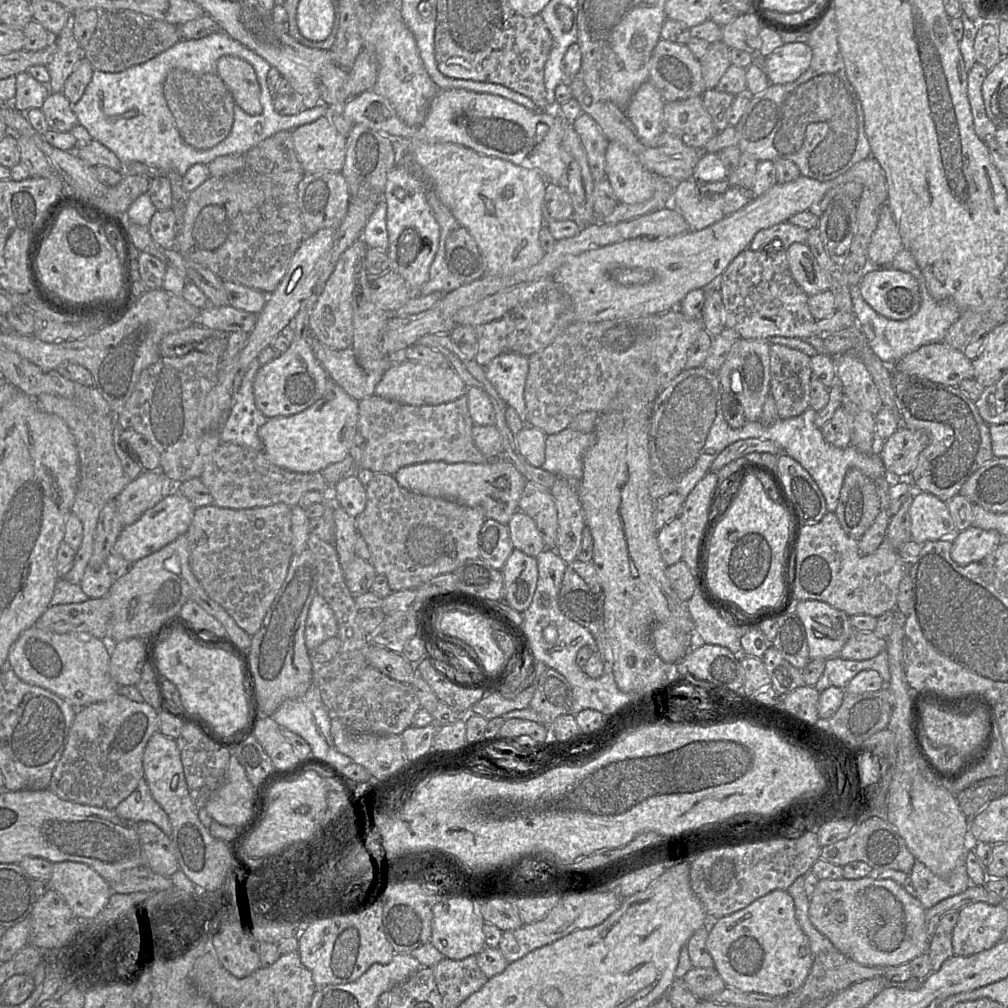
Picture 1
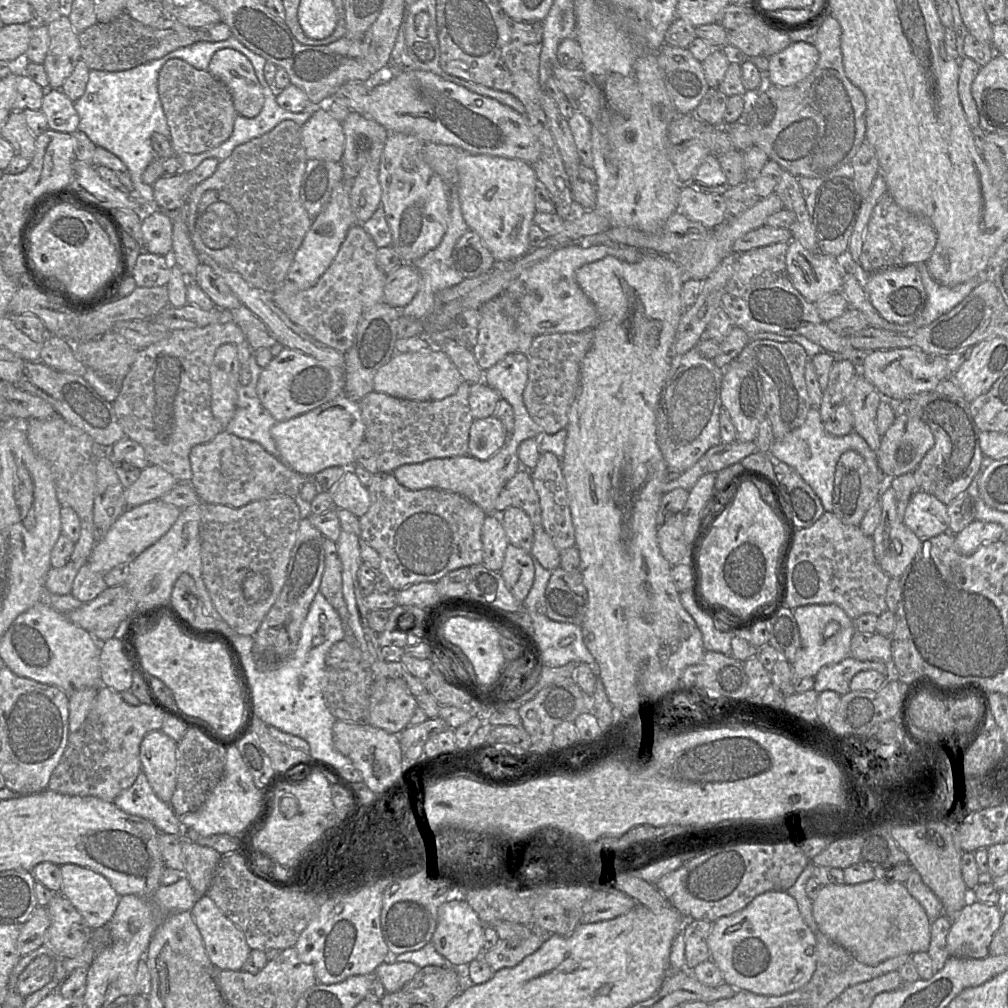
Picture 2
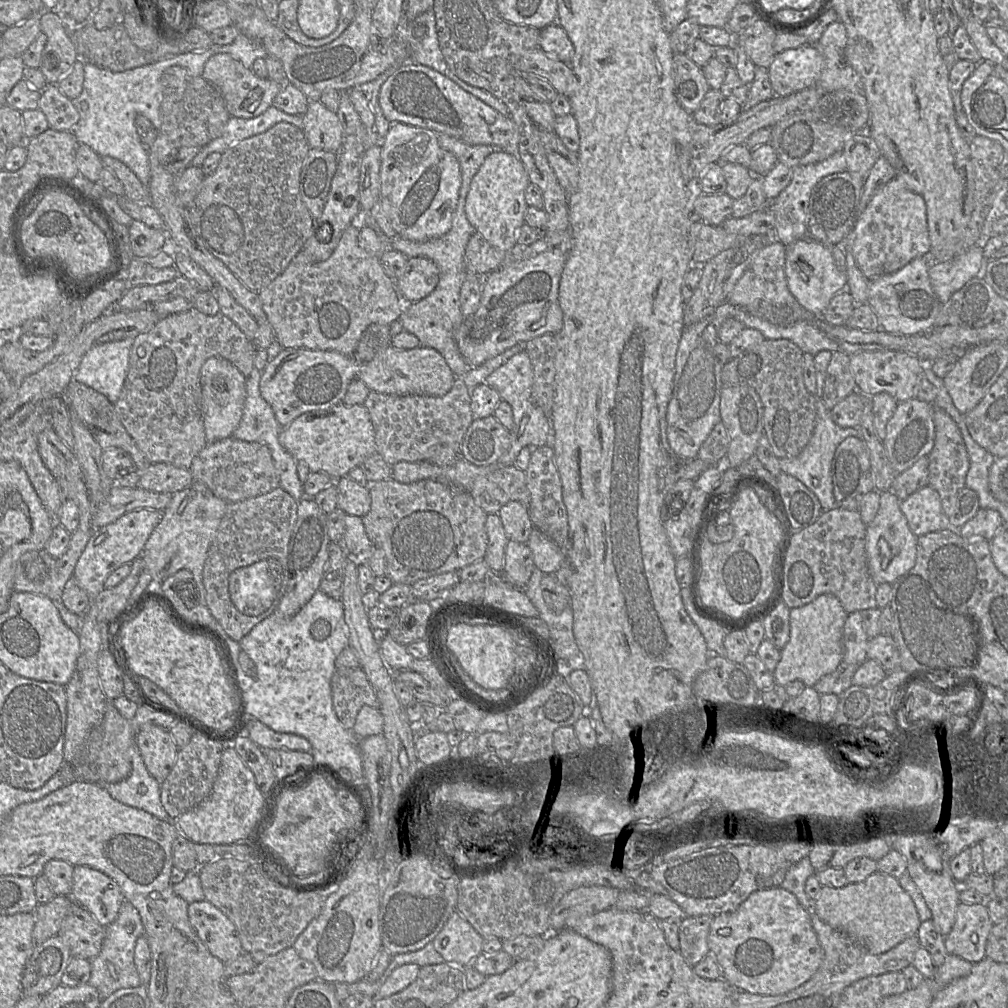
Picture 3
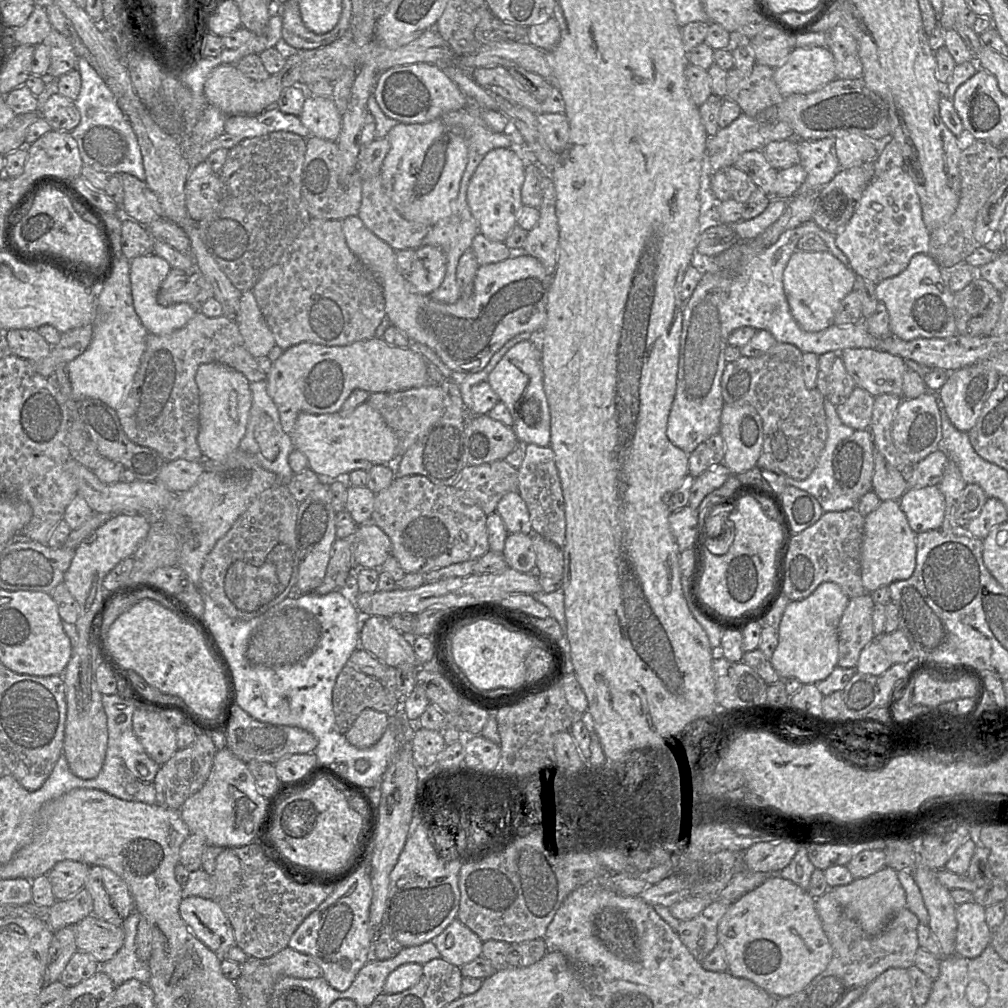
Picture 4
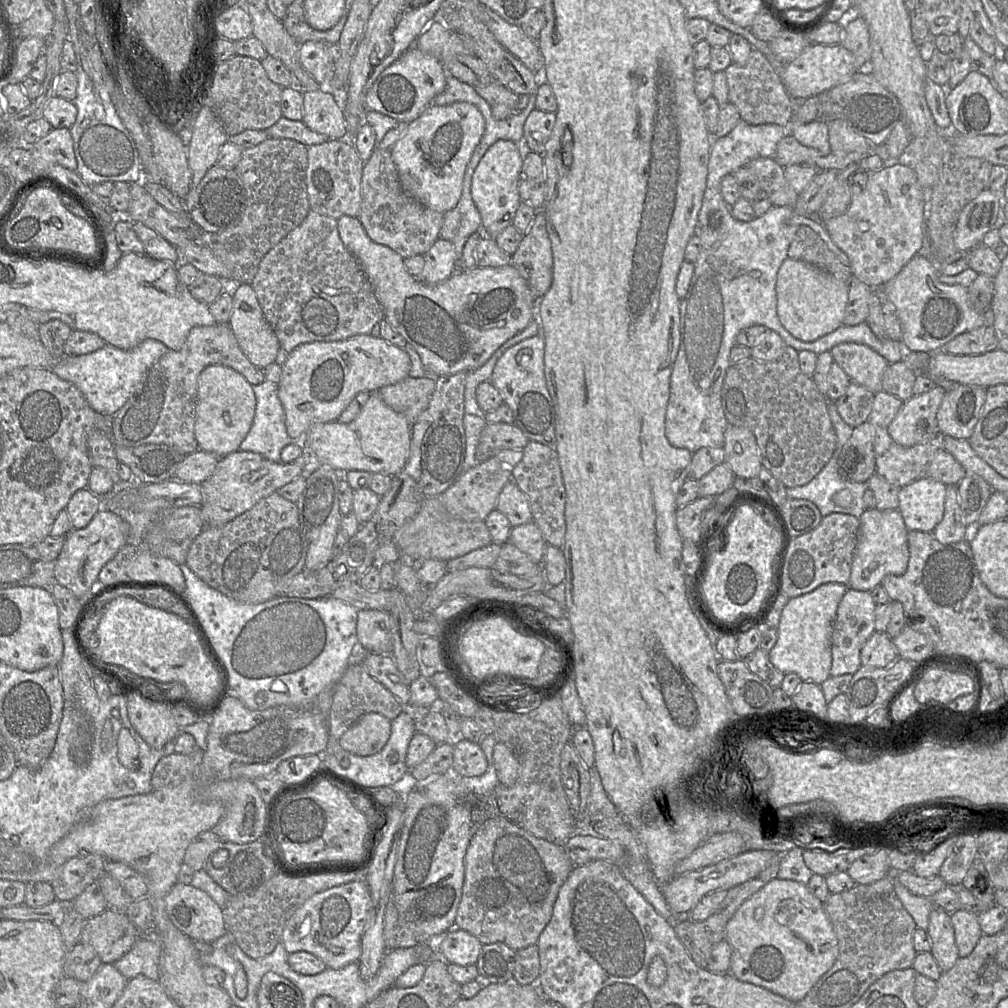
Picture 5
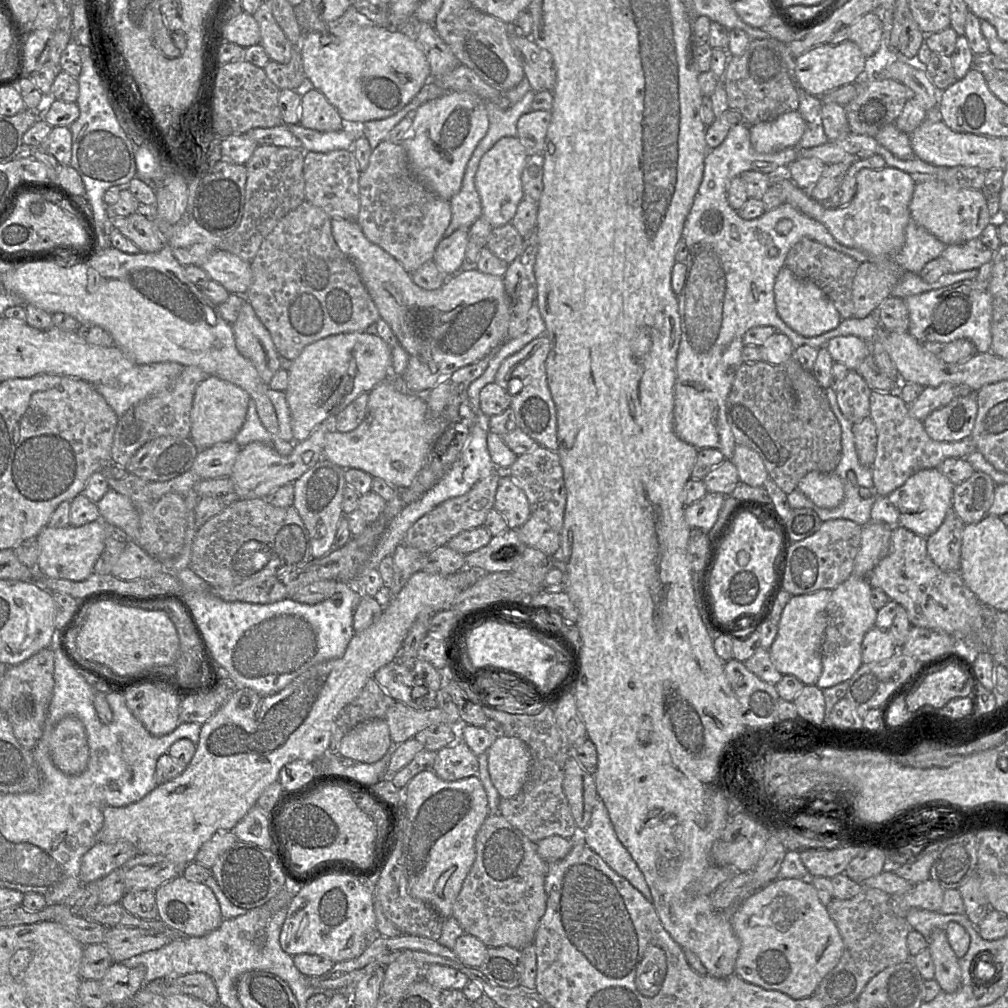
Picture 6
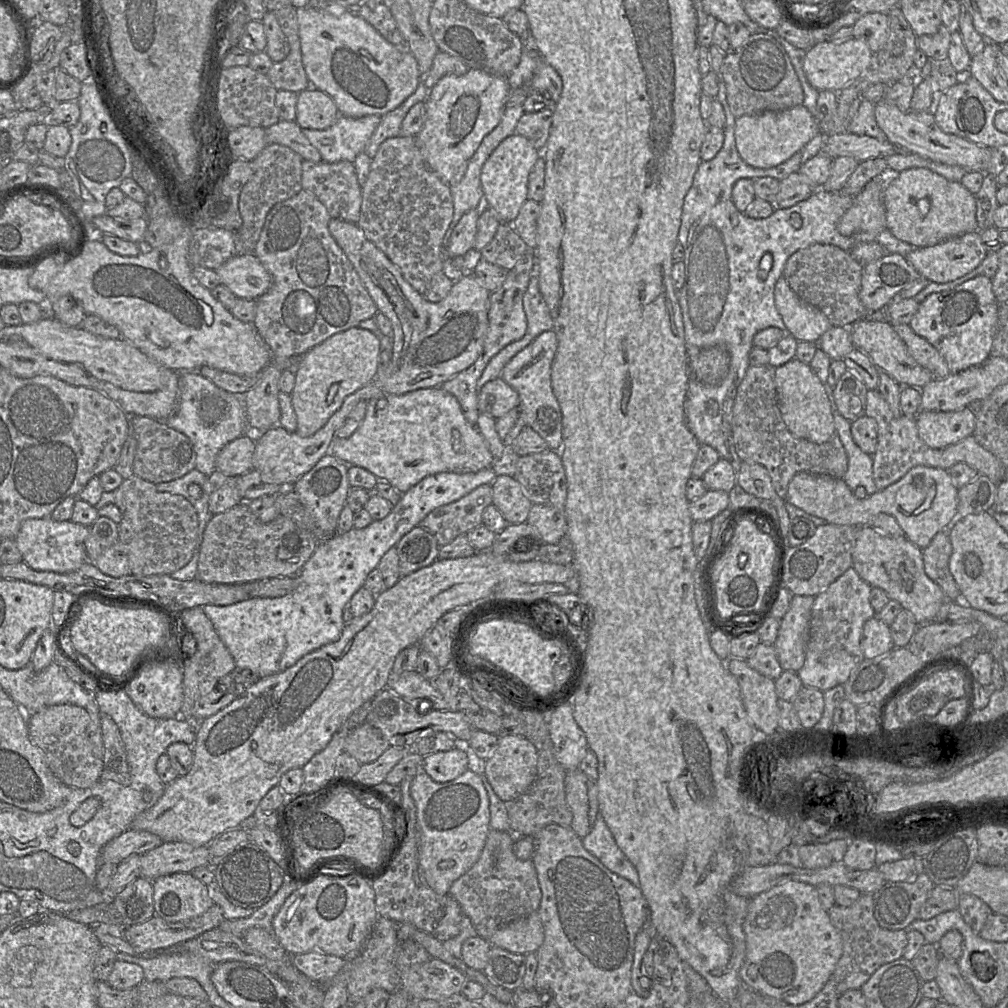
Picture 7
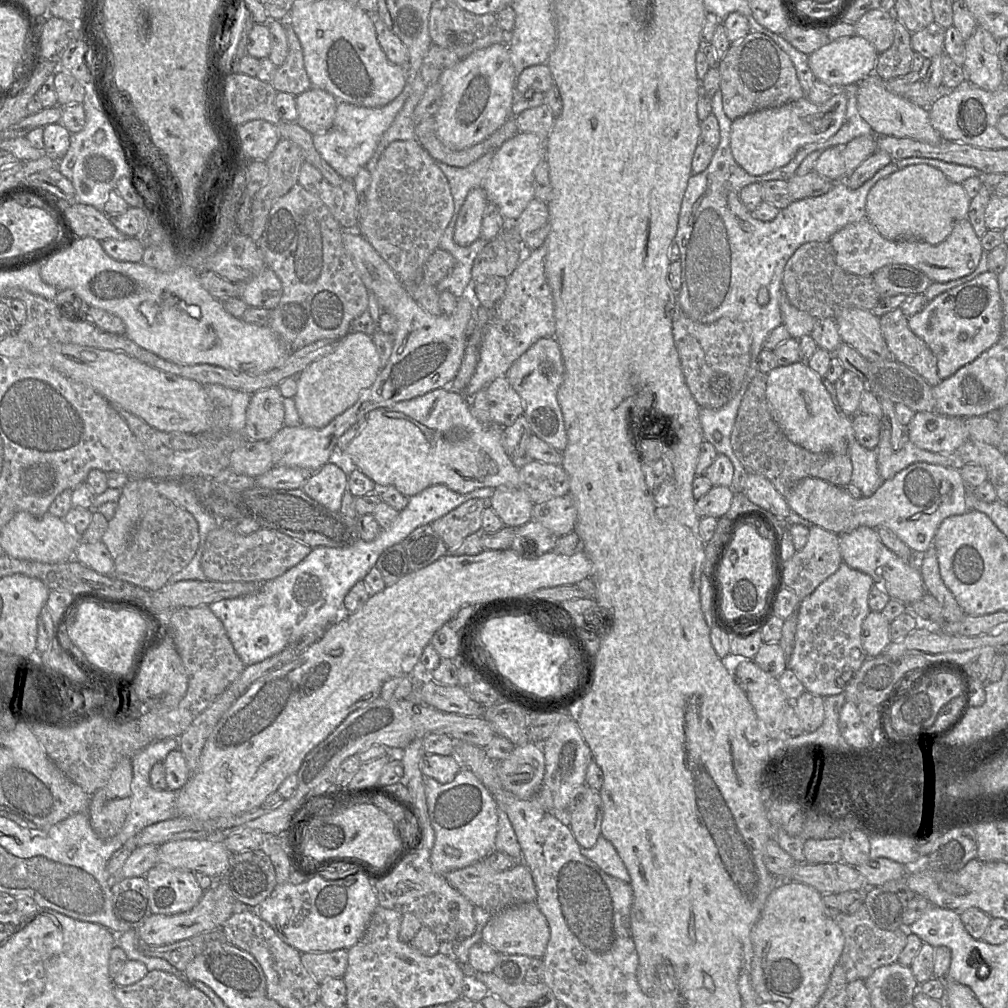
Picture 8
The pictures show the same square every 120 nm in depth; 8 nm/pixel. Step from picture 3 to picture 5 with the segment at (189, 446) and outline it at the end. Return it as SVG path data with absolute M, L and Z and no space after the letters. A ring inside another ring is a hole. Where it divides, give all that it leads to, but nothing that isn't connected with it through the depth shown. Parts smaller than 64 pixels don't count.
M216 323L212 326L193 327L179 350L168 350L142 376L137 387L126 403L112 417L112 435L114 445L137 447L142 444L164 444L182 456L199 449L194 434L197 381L201 371L210 365L222 365L240 373L250 385L265 380L263 370L254 366L241 351L228 323Z

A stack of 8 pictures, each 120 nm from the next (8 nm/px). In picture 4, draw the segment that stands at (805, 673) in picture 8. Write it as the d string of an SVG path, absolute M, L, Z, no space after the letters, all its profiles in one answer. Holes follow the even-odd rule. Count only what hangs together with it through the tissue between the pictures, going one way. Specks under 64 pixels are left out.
M870 593L851 598L838 626L838 660L842 668L856 667L860 652L874 638Z

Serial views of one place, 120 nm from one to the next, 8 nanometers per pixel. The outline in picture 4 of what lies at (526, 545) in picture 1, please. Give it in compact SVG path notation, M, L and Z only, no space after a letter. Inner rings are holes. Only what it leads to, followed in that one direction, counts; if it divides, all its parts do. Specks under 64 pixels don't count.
M510 492L502 497L496 507L496 513L501 517L509 534L531 534L532 527L526 503L520 494Z

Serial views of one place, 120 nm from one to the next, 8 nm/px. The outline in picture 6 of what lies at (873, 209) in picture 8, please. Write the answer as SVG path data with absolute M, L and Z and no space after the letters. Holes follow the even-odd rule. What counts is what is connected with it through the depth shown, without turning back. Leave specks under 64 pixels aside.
M936 178L915 184L909 210L911 220L926 228L945 245L961 244L979 238L991 218L981 190L955 188Z

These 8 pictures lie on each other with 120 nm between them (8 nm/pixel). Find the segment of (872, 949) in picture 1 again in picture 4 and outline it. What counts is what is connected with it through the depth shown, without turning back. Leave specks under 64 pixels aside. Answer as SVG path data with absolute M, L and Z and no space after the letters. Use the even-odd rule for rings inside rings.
M888 866L866 878L854 879L847 885L829 890L841 907L870 935L882 932L893 915L906 907L905 891L898 880L897 872Z

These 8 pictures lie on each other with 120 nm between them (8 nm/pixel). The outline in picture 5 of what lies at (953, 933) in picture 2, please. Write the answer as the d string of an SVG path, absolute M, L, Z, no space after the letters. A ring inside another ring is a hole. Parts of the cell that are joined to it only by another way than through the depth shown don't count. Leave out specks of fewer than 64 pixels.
M960 908L950 913L950 915L958 955L959 957L966 957L973 951L983 934L978 915Z

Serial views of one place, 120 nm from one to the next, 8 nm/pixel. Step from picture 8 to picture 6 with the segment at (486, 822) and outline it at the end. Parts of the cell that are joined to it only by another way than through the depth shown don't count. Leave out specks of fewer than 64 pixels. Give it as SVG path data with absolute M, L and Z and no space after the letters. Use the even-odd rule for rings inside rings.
M422 771L407 784L402 856L409 892L435 909L443 919L453 916L454 902L476 859L476 836L488 816L487 795L476 776L449 782L440 779L434 771Z

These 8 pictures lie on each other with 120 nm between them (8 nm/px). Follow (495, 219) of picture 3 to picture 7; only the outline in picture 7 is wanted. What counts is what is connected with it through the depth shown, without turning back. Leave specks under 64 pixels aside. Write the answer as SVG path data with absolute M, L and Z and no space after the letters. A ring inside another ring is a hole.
M514 133L501 141L483 164L480 174L483 207L495 212L501 222L512 223L528 199L528 175L539 157L539 150L527 138Z

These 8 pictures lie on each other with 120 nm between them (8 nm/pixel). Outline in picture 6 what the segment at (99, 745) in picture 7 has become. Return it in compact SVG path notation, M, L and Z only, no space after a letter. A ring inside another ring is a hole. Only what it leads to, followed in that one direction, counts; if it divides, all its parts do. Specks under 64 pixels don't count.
M75 716L62 718L50 737L53 764L64 774L79 775L87 767L89 746L83 723Z

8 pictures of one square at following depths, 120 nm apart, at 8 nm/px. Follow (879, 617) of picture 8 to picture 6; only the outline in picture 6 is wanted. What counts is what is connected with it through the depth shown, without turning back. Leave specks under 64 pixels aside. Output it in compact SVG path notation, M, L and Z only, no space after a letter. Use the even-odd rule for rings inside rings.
M873 626L866 632L862 641L862 663L887 660L895 655L898 650L889 630L881 630Z

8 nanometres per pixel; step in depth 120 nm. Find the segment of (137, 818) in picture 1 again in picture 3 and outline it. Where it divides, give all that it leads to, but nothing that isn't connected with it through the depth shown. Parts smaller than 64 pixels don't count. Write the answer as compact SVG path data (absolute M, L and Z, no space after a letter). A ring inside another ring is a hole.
M138 749L131 757L129 776L116 783L103 784L110 796L122 804L142 809L162 821L175 823L163 808L160 800L160 784L148 772Z

